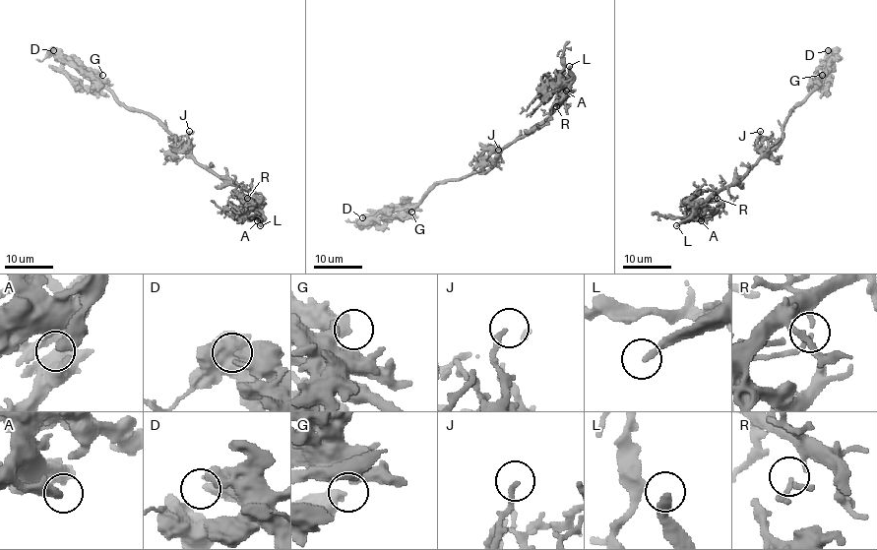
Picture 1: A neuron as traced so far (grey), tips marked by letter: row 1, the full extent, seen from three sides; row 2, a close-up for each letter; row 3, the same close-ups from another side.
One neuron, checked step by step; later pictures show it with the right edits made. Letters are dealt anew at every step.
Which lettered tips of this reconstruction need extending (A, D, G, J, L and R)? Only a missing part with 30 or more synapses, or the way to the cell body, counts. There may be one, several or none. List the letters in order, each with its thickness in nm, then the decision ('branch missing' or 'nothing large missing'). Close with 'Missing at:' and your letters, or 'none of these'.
A: 300 nm thick; nothing large missing
D: 320 nm thick; nothing large missing
G: 360 nm thick; nothing large missing
J: 190 nm thick; nothing large missing
L: 320 nm thick; branch missing
R: 130 nm thick; nothing large missing
Missing at: L

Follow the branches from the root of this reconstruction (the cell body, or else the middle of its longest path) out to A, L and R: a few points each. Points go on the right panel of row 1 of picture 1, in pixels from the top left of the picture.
A: (783, 132), (783, 138), (743, 176), (737, 176), (720, 188), (698, 208), (693, 218), (701, 220)
L: (783, 132), (783, 138), (743, 176), (737, 176), (720, 188), (676, 225)
R: (783, 132), (783, 138), (743, 176), (722, 186), (702, 205), (717, 198)

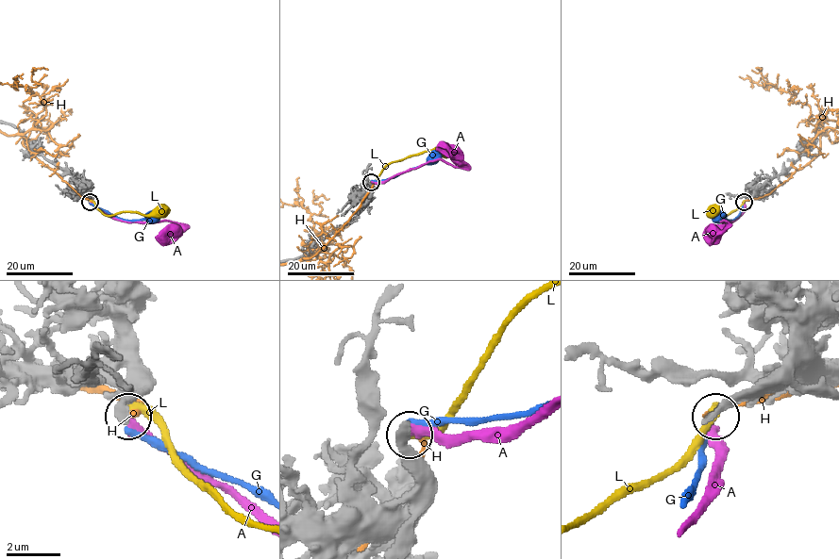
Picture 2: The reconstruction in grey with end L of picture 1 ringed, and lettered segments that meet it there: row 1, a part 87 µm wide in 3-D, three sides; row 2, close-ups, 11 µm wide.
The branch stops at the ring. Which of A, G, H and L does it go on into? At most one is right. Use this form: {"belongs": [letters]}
{"belongs": ["A"]}

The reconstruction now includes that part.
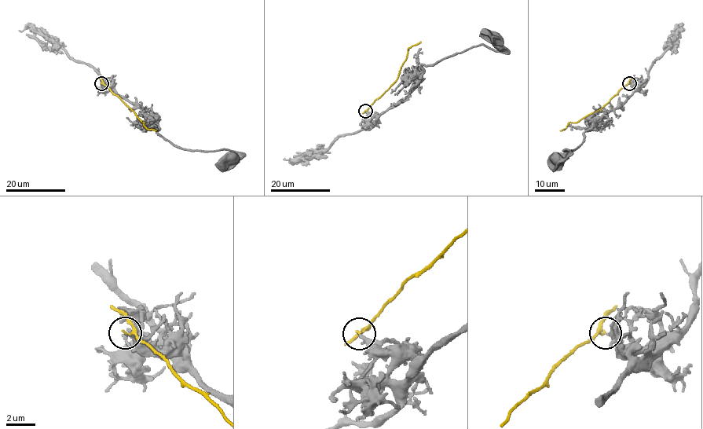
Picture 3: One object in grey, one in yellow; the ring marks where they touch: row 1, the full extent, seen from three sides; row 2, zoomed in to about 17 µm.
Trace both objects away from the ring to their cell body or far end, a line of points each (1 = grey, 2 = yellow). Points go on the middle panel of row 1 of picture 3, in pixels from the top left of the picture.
1: (365, 111), (380, 115), (397, 105), (419, 82), (422, 65), (474, 46), (499, 51), (496, 38)
2: (365, 111), (395, 81), (406, 59), (408, 49), (420, 41)

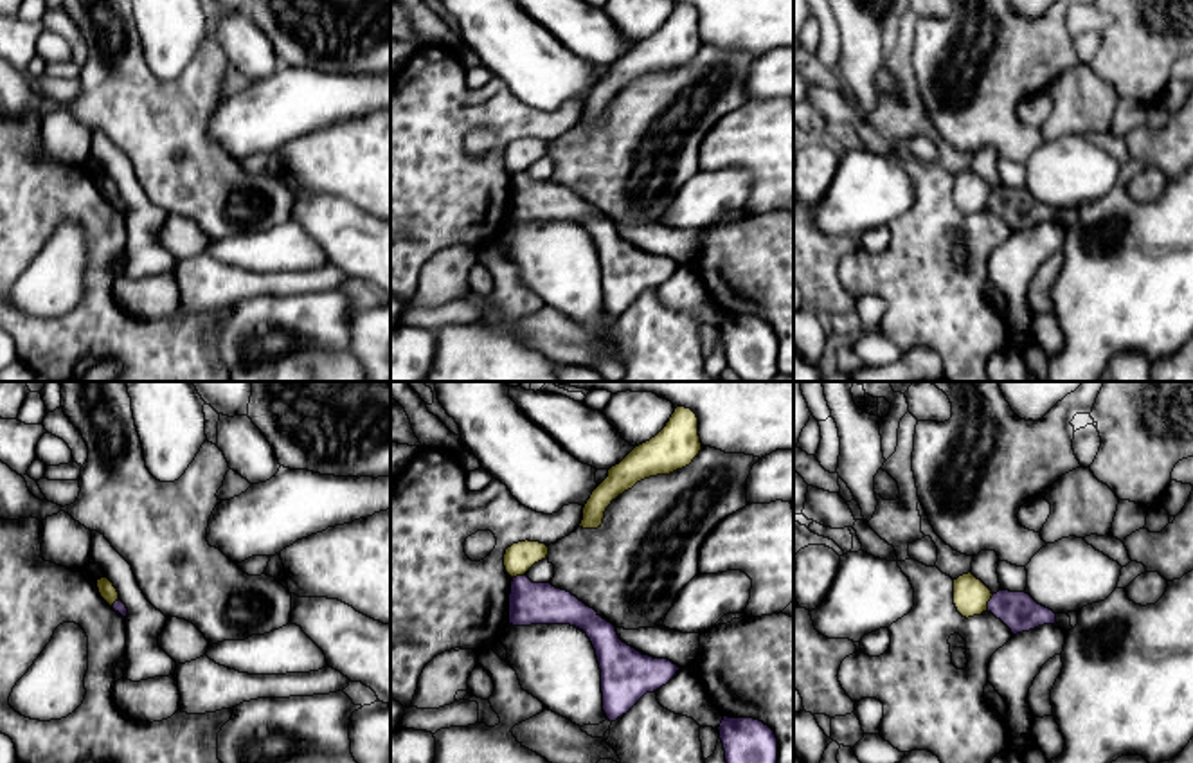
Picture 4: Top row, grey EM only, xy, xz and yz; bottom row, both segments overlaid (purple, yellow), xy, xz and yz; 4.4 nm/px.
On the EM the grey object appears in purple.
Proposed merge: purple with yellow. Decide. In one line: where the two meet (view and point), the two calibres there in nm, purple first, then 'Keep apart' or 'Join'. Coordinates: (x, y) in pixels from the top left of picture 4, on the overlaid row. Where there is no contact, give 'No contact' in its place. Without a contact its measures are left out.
Touches purple at yz (988, 601). Thickness 170 nm (purple) against 160 nm. Keep apart

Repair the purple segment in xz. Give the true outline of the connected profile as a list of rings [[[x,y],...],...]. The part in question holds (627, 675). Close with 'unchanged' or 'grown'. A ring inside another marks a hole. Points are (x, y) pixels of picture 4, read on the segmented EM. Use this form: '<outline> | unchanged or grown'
[[[525,574],[511,581],[509,624],[570,624],[583,630],[596,650],[603,711],[610,722],[626,714],[646,693],[666,686],[680,669],[668,659],[642,655],[623,642],[612,623],[570,592],[533,583]]] | unchanged

